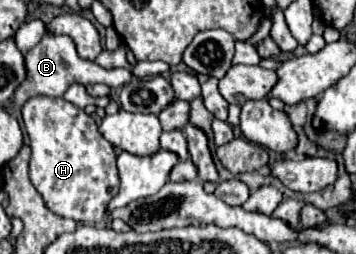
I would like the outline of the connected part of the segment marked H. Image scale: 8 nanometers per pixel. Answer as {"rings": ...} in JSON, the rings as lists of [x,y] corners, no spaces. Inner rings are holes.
{"rings":[[[34,96],[28,98],[22,106],[24,128],[30,138],[32,158],[30,158],[30,180],[34,188],[42,194],[46,206],[64,218],[72,218],[80,224],[100,222],[106,214],[106,204],[118,192],[118,168],[114,166],[116,154],[112,144],[98,132],[98,126],[92,116],[88,116],[78,106],[70,104],[64,98],[50,96]]]}

